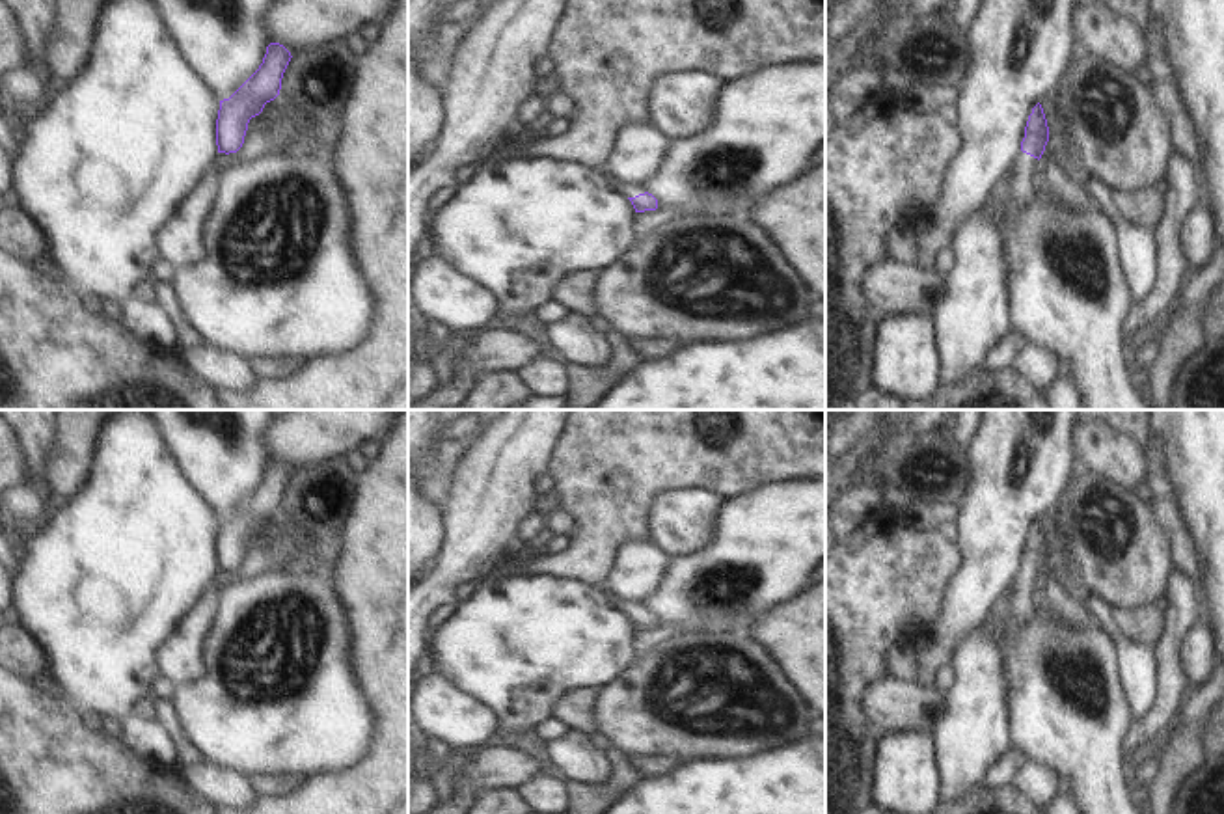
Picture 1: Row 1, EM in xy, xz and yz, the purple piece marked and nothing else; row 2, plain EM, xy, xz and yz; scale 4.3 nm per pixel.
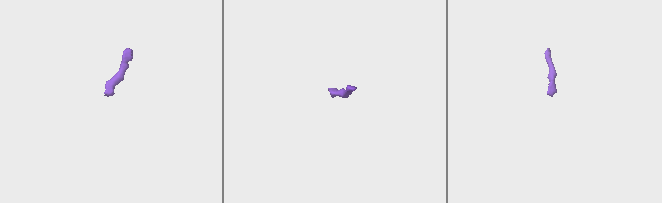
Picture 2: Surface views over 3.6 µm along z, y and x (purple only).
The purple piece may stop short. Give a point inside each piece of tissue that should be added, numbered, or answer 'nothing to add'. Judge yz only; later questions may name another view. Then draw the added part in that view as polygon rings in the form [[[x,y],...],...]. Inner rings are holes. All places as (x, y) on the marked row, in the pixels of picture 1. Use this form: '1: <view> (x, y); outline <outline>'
1: yz (1023, 189); outline [[[1019,153],[1012,173],[1010,212],[1019,212],[1036,194],[1034,175],[1041,171],[1049,194],[1068,209],[1094,209],[1094,199],[1077,184],[1073,184],[1054,164]]]

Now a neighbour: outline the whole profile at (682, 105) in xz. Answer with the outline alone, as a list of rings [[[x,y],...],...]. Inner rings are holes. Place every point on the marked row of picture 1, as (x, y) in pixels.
[[[699,69],[667,73],[650,88],[650,123],[669,140],[697,136],[712,123],[723,89],[725,80],[712,73]]]

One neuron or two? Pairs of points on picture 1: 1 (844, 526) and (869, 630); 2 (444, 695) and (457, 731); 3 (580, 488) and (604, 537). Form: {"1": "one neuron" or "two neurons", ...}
{"1": "two neurons", "2": "one neuron", "3": "one neuron"}

